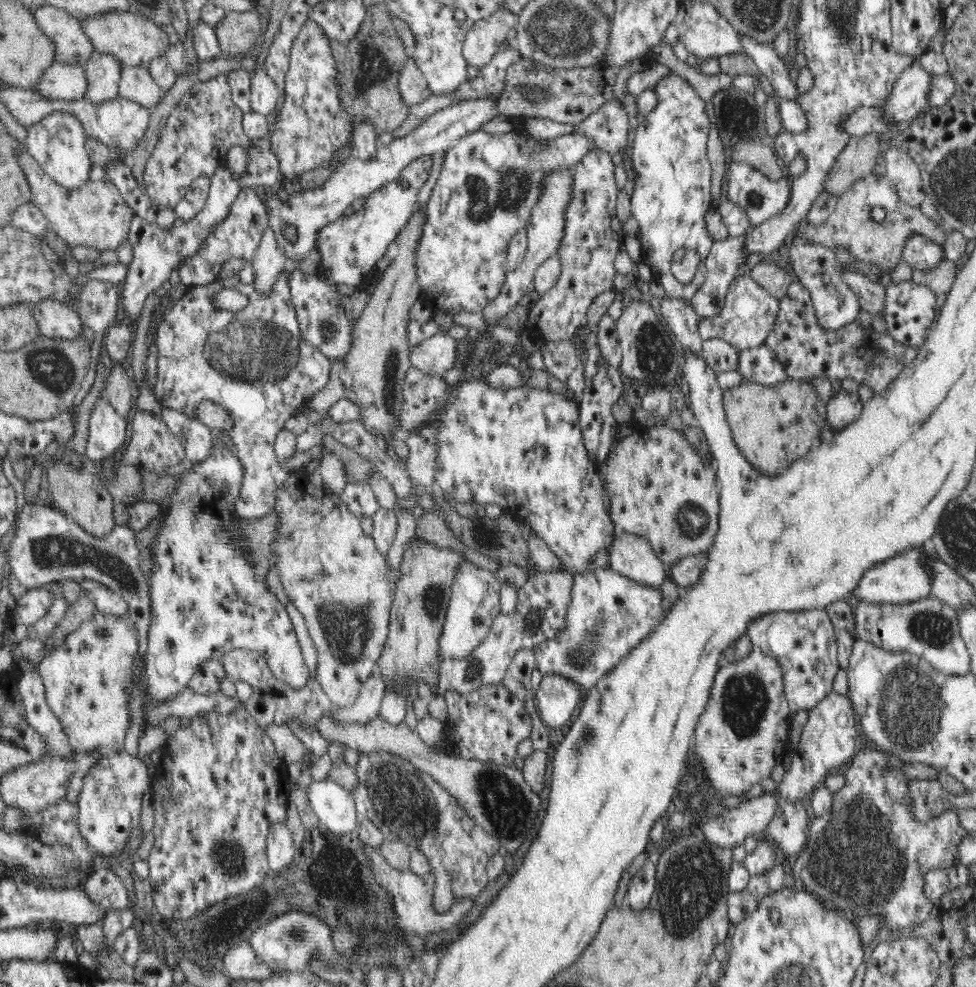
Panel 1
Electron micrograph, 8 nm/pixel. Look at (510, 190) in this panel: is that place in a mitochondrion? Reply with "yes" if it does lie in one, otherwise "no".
yes

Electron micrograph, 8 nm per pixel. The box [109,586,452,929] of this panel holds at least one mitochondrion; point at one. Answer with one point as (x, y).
(404, 805)

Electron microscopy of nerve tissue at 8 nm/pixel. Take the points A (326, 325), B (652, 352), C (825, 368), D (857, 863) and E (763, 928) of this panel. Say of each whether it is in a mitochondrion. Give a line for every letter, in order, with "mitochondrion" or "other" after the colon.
A: mitochondrion
B: mitochondrion
C: other
D: mitochondrion
E: other

